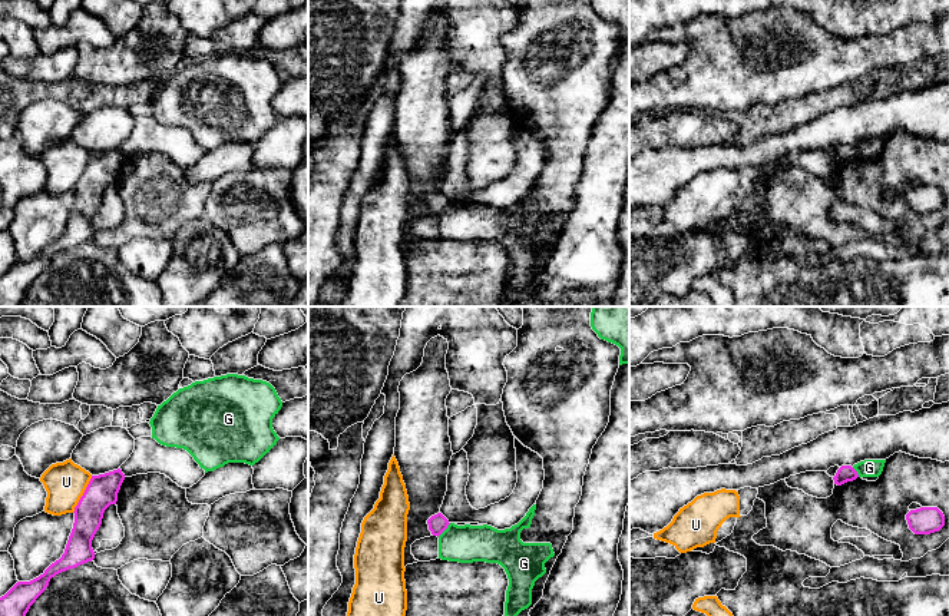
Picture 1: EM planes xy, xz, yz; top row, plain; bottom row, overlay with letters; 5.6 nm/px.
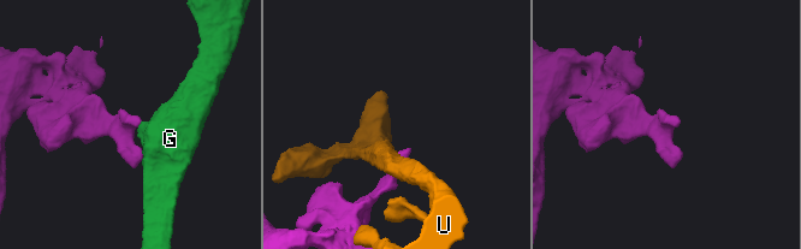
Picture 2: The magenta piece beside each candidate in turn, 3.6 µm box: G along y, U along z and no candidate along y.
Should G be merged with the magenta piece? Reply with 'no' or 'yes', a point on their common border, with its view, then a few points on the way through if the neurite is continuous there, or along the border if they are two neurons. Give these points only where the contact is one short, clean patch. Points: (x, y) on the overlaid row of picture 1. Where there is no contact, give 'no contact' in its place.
no; contact xz (443, 530); border xz (450, 523), (437, 536)

